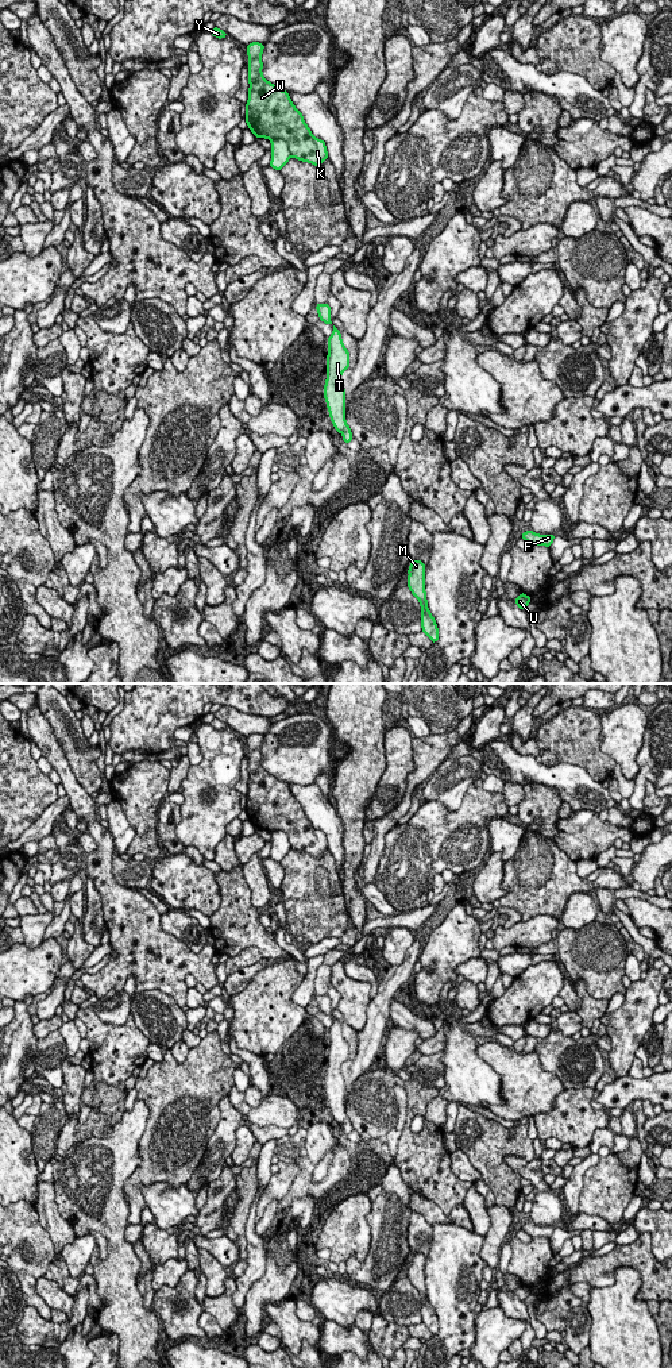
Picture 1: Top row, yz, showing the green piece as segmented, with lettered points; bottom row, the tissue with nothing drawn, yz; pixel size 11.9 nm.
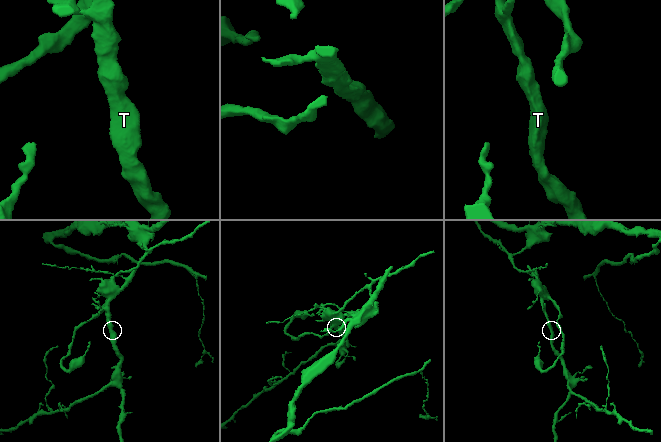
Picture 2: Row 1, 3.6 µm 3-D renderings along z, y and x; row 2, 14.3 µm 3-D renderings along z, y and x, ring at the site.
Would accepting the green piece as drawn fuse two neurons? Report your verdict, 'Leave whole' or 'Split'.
Leave whole

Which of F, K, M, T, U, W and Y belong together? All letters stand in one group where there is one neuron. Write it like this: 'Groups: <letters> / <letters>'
Groups: F K M T U W Y

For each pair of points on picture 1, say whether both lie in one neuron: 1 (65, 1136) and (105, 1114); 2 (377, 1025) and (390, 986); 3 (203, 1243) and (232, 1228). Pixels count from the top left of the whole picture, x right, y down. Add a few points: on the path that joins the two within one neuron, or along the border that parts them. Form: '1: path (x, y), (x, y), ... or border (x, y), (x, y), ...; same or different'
1: path (74, 1132), (84, 1132), (96, 1124); same
2: path (378, 1016), (378, 1008), (385, 995); same
3: border (226, 1234), (238, 1247), (238, 1260); different

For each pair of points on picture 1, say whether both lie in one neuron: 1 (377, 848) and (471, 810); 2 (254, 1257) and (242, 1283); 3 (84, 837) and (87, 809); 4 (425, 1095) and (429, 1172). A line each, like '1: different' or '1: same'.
1: different
2: same
3: different
4: same

